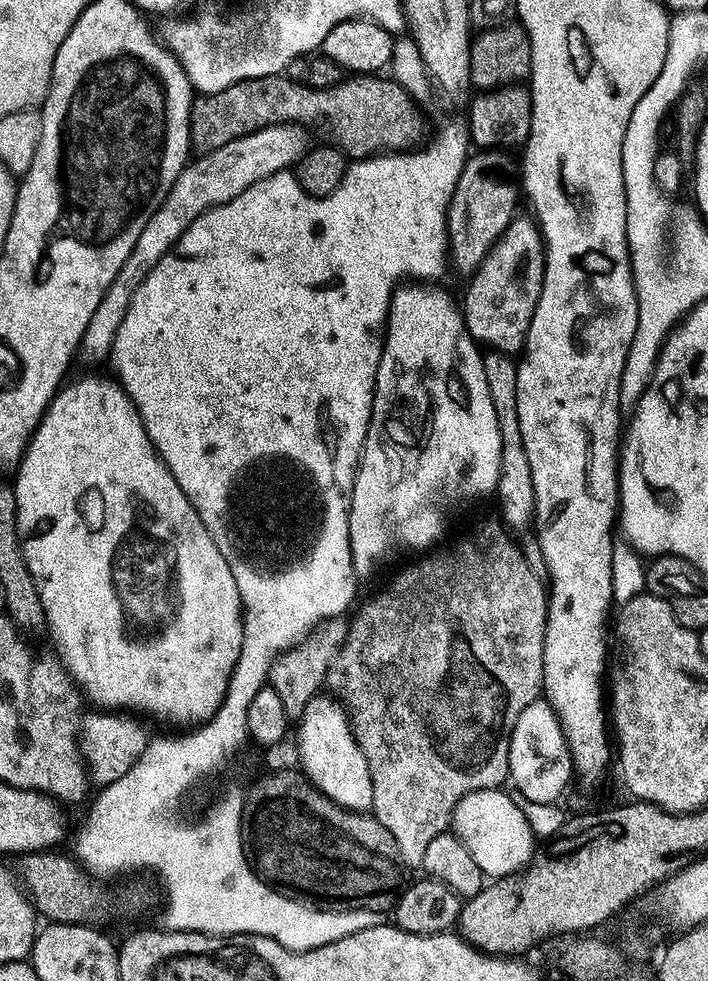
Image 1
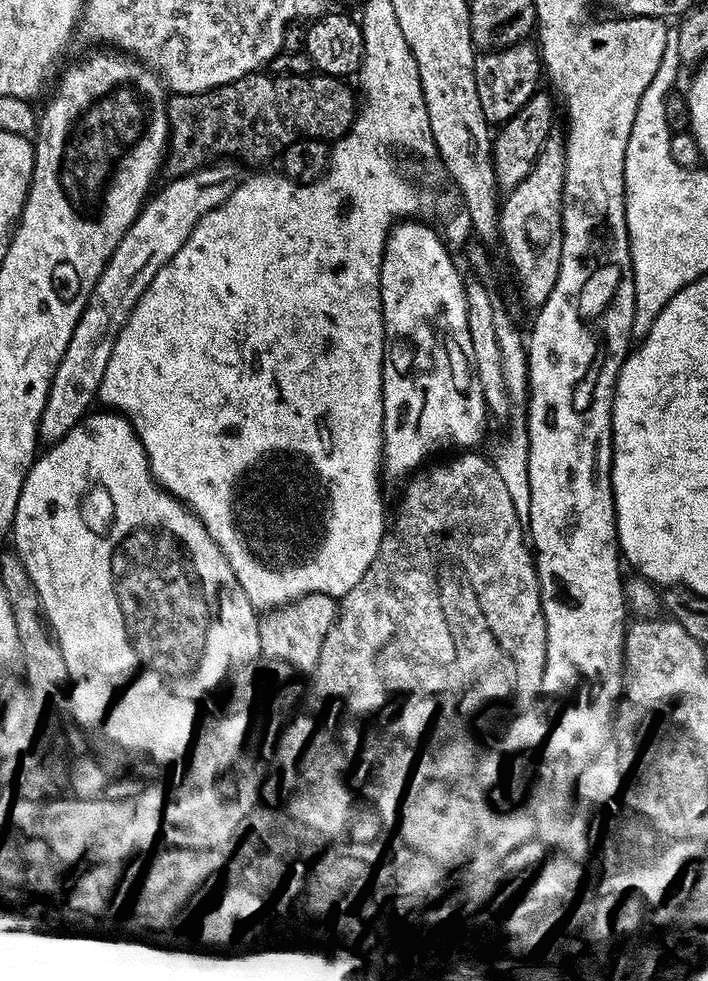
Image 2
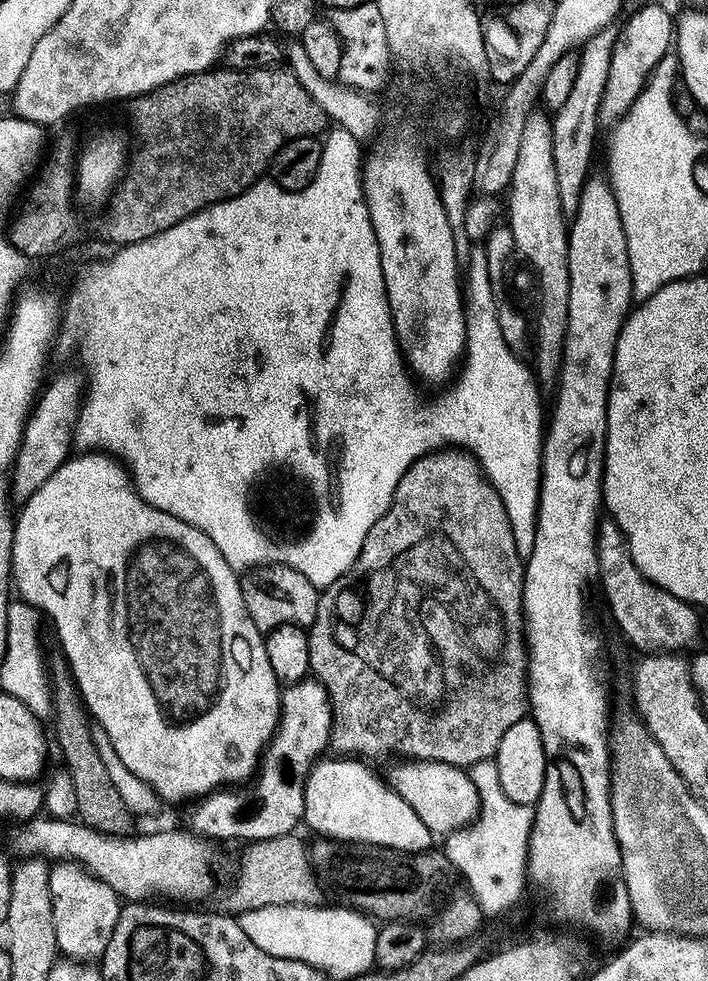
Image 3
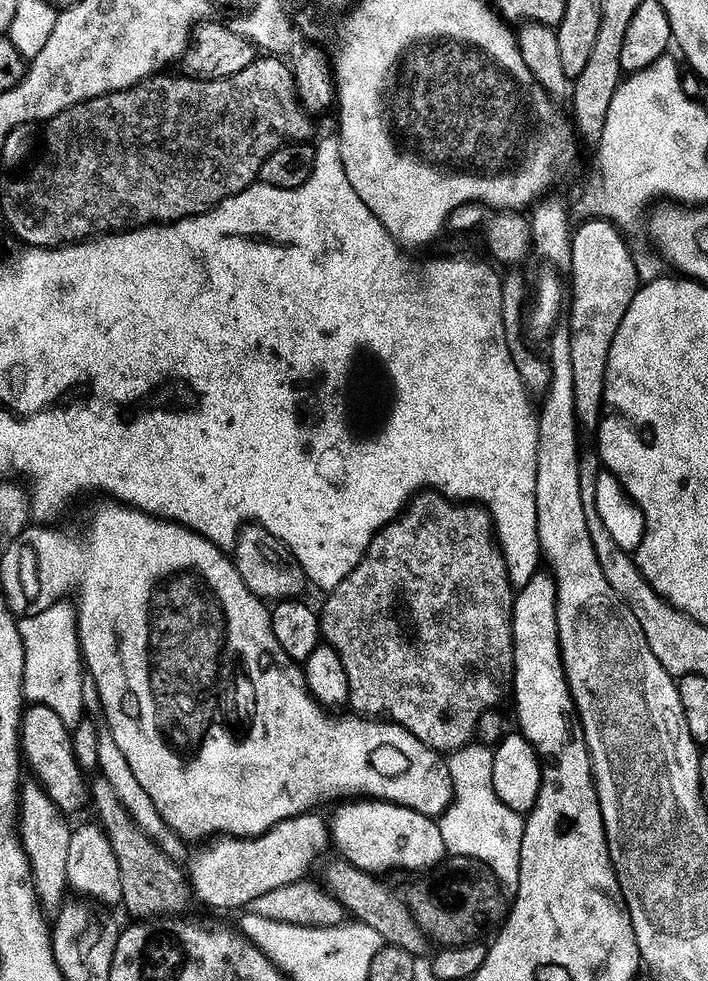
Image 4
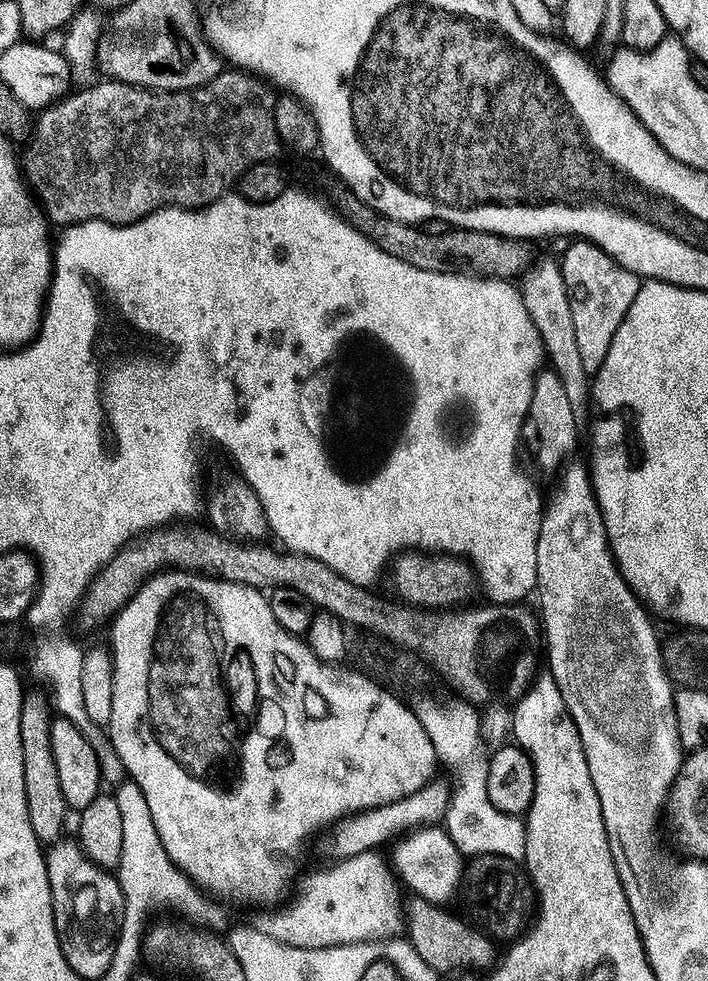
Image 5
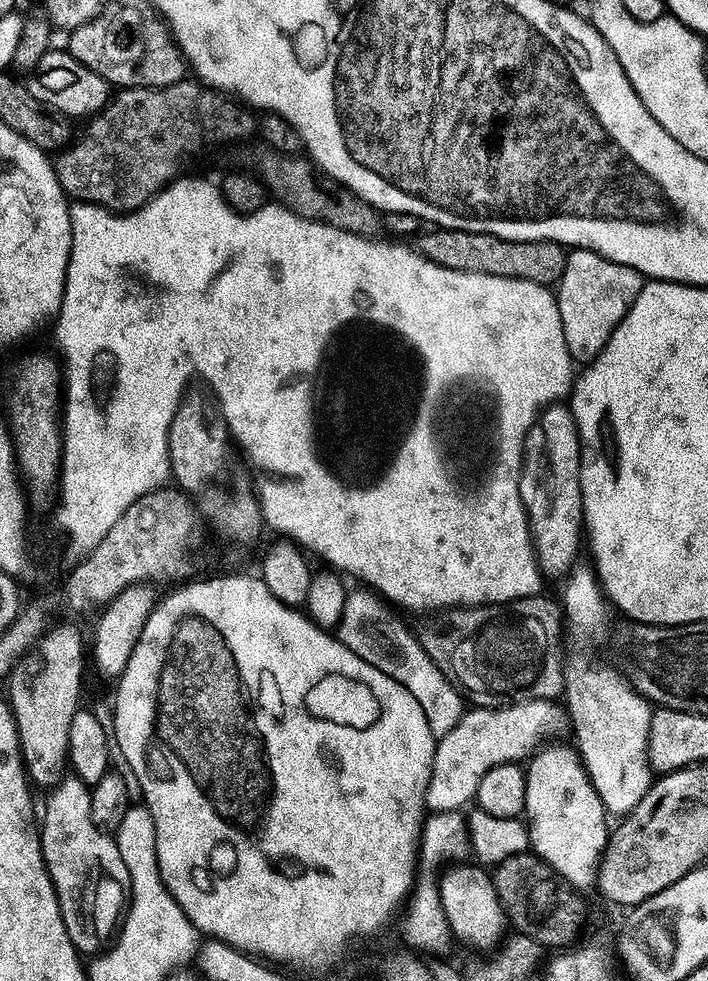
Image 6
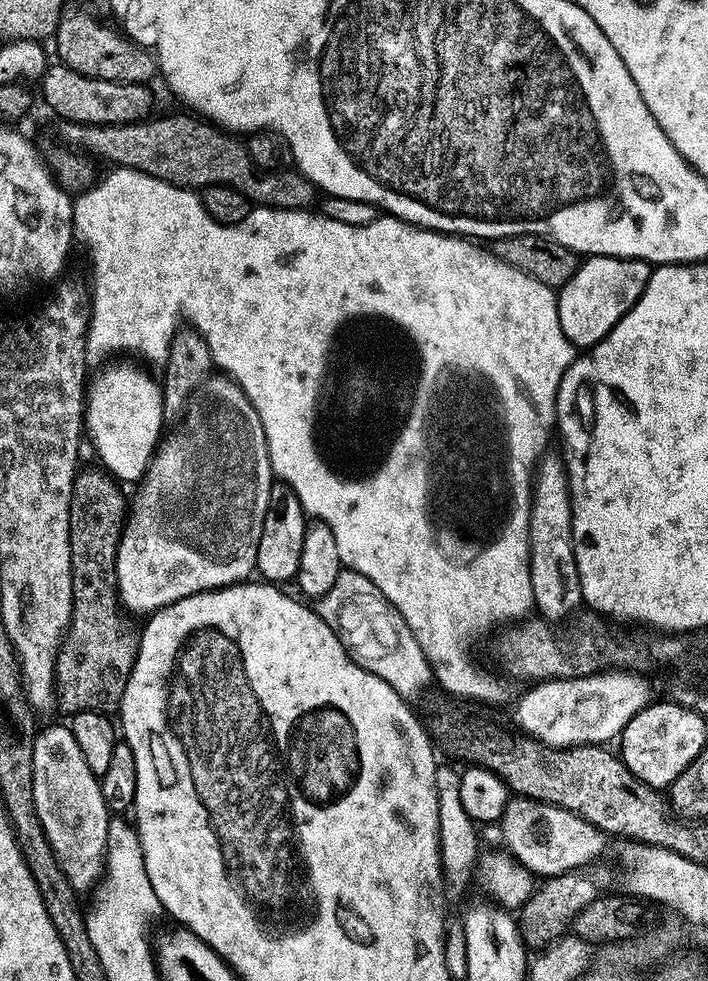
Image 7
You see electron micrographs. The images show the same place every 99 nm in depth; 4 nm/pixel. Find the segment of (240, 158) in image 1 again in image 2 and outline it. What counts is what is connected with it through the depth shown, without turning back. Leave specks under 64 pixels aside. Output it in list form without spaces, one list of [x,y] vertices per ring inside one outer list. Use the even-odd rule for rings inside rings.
[[[225,158],[206,168],[199,168],[196,172],[169,179],[169,184],[161,192],[153,191],[144,201],[140,217],[128,227],[122,242],[118,242],[114,254],[106,262],[78,318],[78,326],[74,326],[74,334],[70,334],[66,354],[62,354],[58,370],[54,370],[46,406],[40,419],[39,439],[45,445],[57,444],[74,425],[89,415],[93,407],[91,404],[97,403],[100,383],[106,374],[114,342],[126,326],[134,306],[140,301],[150,282],[154,282],[158,270],[162,270],[162,266],[166,266],[166,262],[174,258],[182,242],[190,238],[196,223],[210,210],[224,204],[226,198],[230,198],[242,179],[239,167],[241,168],[239,163]]]

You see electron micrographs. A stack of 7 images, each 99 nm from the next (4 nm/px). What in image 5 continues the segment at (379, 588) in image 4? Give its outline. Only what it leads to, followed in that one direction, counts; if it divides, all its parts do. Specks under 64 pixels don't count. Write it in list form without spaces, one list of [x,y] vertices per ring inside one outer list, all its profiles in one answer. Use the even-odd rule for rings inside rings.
[[[404,550],[391,561],[390,572],[392,568],[392,584],[396,587],[395,595],[403,603],[409,606],[419,606],[433,610],[448,610],[453,606],[463,605],[472,596],[472,587],[475,589],[478,584],[478,577],[472,570],[471,564],[467,559],[458,556],[449,556],[447,554],[429,554],[424,550]]]

